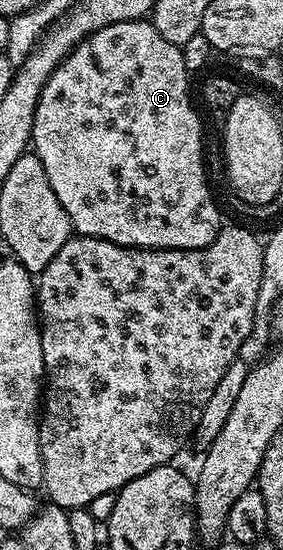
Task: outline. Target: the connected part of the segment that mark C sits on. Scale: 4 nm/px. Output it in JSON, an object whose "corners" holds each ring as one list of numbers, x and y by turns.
{"corners":[[147,19,113,23,101,27,96,33,90,33,55,68,53,75,49,75,39,96,37,111,33,115,31,145,34,153,41,159,41,167,45,167,45,175,49,175,49,187,53,187,61,207,65,207,65,215,69,215,72,230,78,236,105,239,109,243,127,245,130,249,200,249,217,239,221,228,219,209,207,186,207,169,203,166,203,125,191,102,190,80,192,78,185,67,182,48,169,43,169,39,163,38,161,31,157,31,157,27]]}

